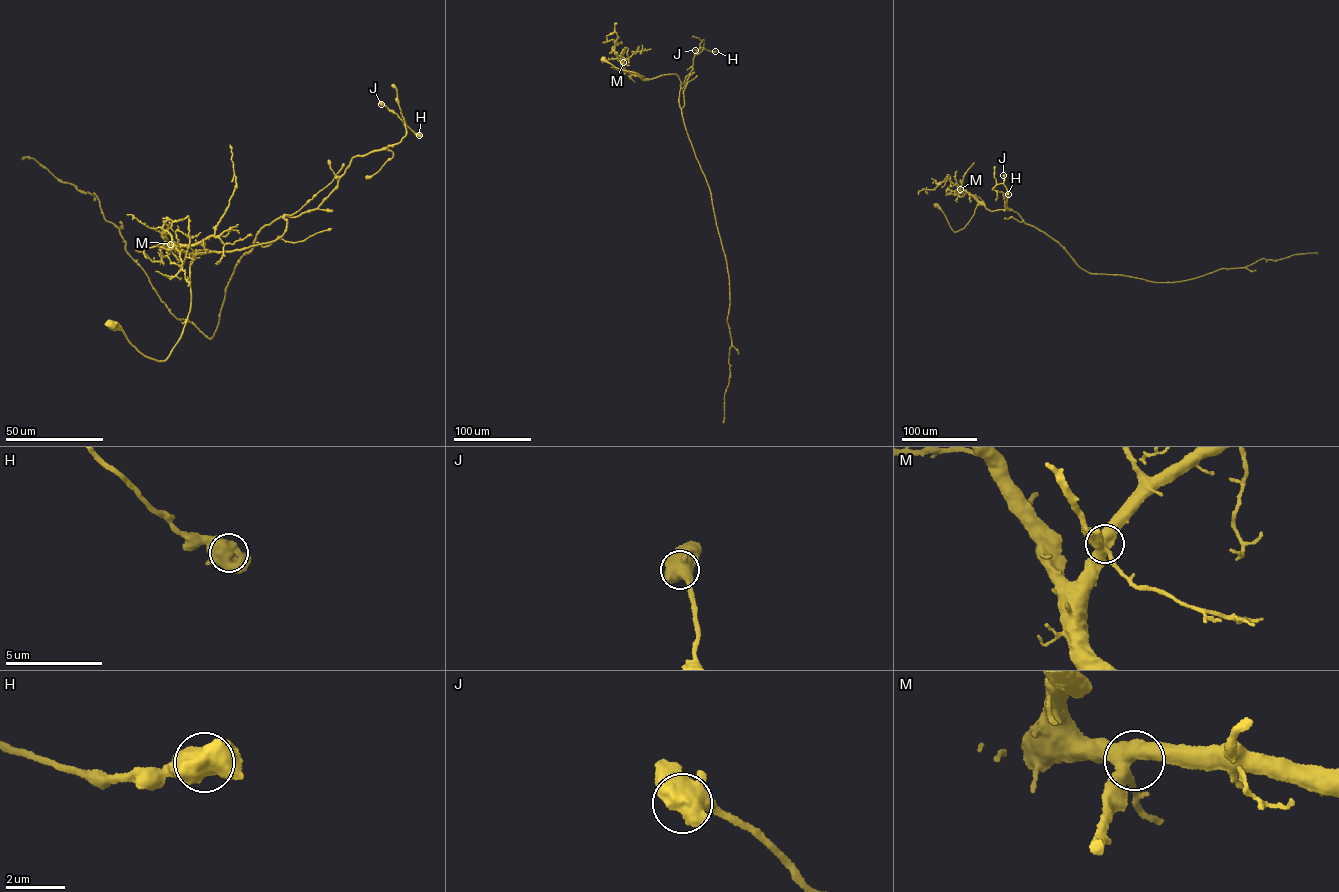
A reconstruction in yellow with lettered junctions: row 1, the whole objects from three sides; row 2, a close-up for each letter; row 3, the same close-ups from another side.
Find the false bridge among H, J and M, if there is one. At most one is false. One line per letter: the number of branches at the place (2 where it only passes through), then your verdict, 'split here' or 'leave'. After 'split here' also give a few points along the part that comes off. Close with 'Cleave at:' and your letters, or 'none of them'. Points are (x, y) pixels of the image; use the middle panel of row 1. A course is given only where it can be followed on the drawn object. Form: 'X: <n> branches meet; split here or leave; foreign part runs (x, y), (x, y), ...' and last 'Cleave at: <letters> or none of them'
H: 4 branches meet; leave
J: 3 branches meet; leave
M: 4 branches meet; leave
Cleave at: none of them

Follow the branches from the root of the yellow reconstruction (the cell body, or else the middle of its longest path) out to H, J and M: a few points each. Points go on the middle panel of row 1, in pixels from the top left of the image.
H: (602, 59), (644, 76), (641, 78), (676, 74), (681, 88), (702, 40), (704, 47), (715, 51)
J: (602, 59), (617, 68), (644, 76), (641, 78), (676, 74), (681, 88), (703, 39), (704, 48), (695, 50)
M: (602, 59), (643, 77), (630, 74), (622, 66), (623, 62)

